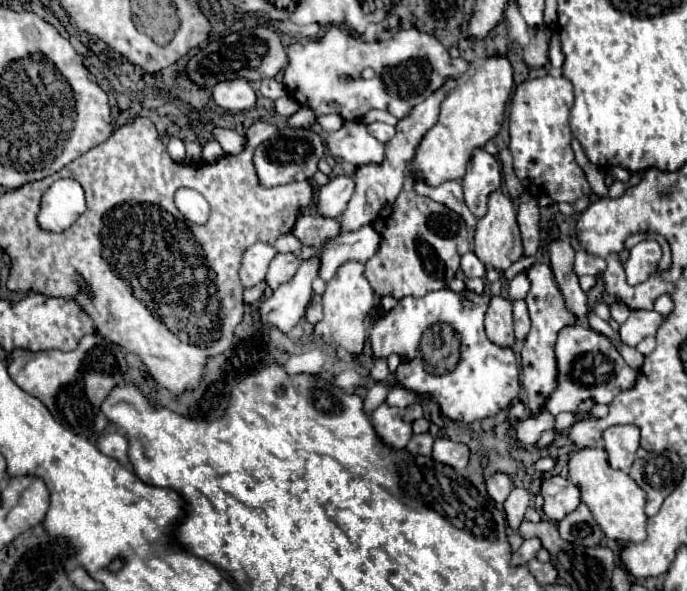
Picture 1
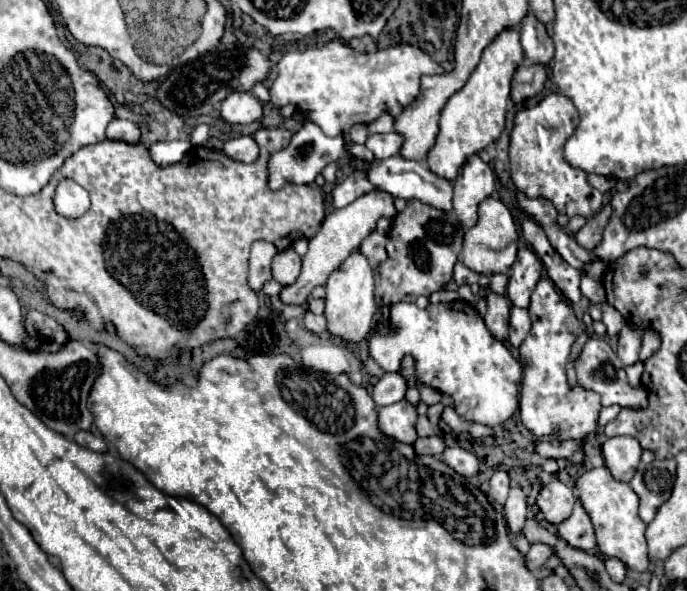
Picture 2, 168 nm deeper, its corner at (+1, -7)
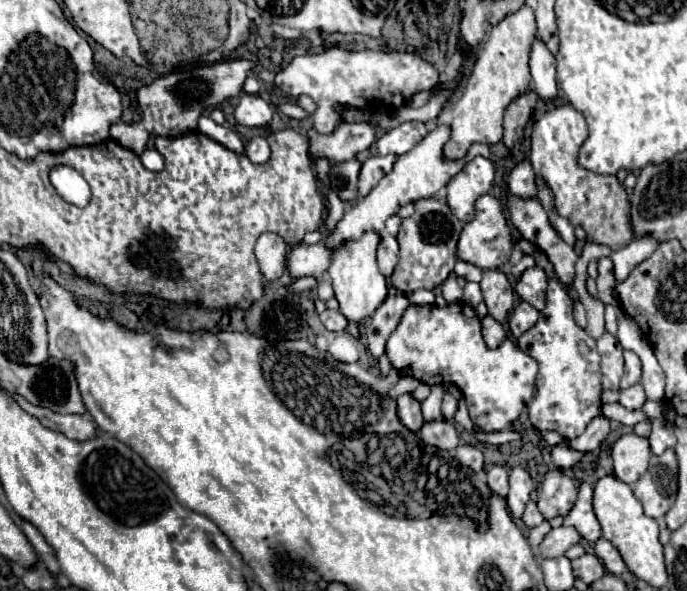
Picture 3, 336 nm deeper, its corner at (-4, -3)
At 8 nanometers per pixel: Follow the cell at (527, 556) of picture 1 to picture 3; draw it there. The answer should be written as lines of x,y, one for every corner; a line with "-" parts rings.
561,526
561,528
553,528
545,540
541,542
539,546
539,556
541,558
557,558
557,556
563,556
569,546
575,546
581,542
581,536
575,528
567,528
567,526

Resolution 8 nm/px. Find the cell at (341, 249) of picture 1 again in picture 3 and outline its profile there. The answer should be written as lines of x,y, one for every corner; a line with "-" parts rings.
383,234
381,236
381,244
377,250
377,262
379,262
379,270
385,278
389,278
399,262
399,246
397,240
391,234

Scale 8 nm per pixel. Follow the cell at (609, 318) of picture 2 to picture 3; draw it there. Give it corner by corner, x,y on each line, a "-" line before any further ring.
605,306
605,328
609,334
617,332
617,308
615,306

